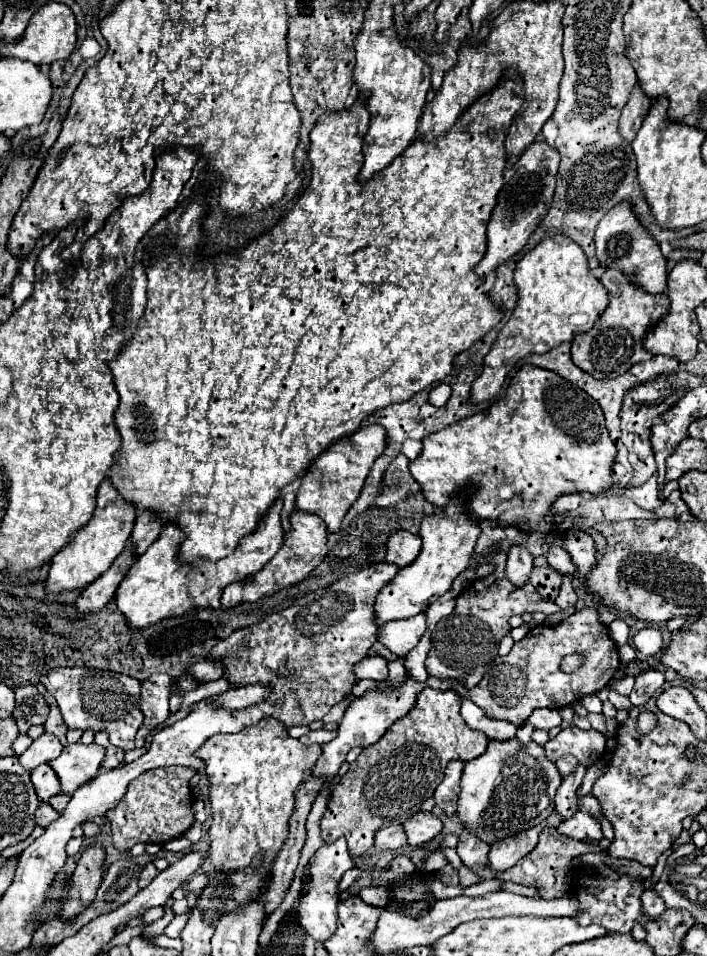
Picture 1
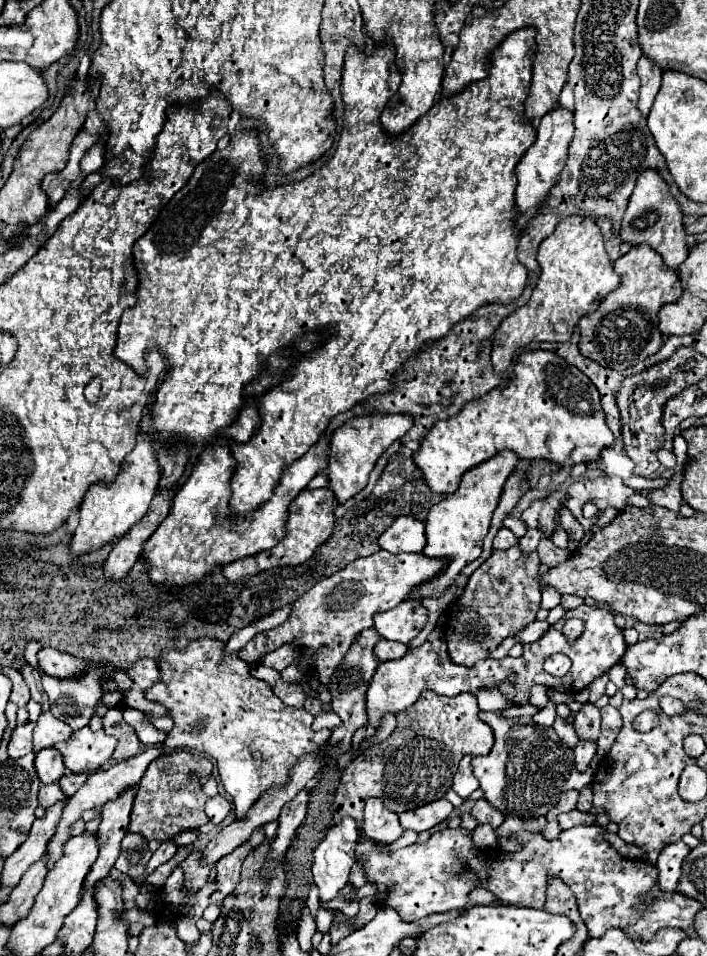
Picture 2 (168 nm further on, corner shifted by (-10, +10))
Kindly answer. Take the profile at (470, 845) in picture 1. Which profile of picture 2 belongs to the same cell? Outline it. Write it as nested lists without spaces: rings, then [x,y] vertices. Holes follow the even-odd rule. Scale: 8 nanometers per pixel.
[[[478,799],[476,805],[472,807],[472,815],[478,819],[478,823],[490,823],[492,827],[498,827],[504,821],[504,813],[492,807],[486,799]]]

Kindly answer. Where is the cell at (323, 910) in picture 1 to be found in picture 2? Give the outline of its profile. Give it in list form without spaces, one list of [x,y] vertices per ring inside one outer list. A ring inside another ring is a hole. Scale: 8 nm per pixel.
[[[344,817],[338,825],[330,827],[324,839],[316,845],[312,875],[324,901],[334,899],[348,883],[358,837],[358,823],[352,817]]]

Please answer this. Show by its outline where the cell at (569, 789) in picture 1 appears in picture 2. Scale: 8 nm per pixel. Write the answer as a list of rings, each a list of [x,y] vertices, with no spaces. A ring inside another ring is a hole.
[[[578,741],[578,745],[574,747],[576,751],[576,769],[584,771],[588,769],[588,763],[592,761],[592,757],[596,755],[596,741]]]

